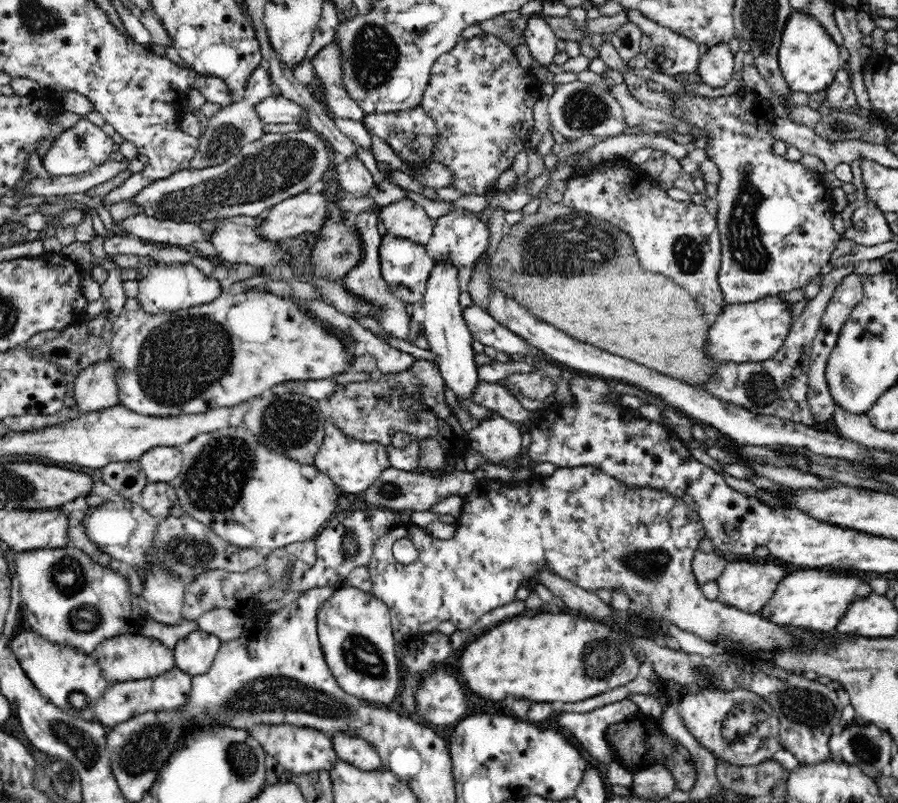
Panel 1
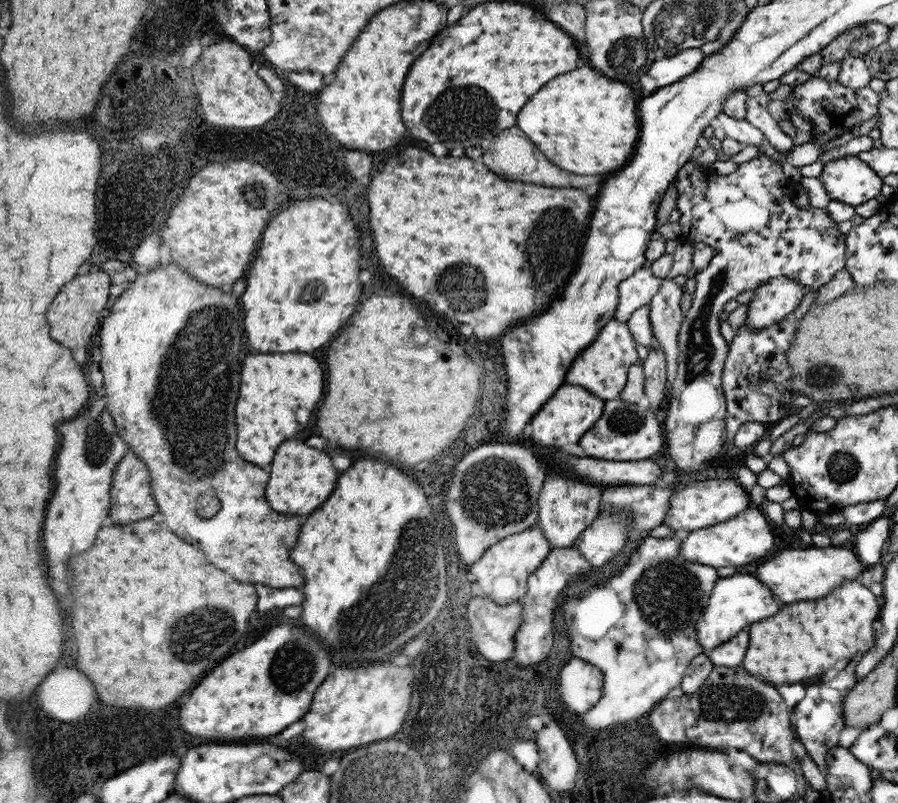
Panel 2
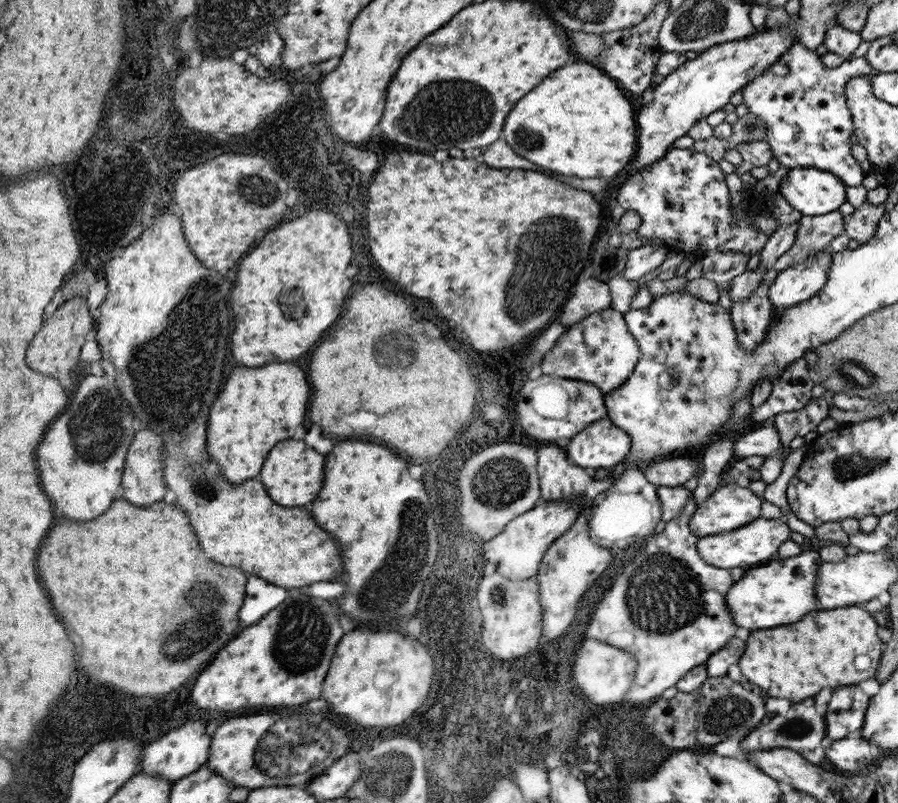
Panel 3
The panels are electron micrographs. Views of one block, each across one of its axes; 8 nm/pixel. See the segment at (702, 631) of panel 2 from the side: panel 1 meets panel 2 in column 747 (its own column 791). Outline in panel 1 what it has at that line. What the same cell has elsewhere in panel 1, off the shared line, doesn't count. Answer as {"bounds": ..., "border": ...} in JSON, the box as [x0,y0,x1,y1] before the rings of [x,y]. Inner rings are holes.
{"bounds":[760,570,872,630],"border":[[[792,570],[788,578],[784,578],[772,600],[762,608],[760,616],[768,622],[774,622],[778,626],[790,626],[790,628],[808,628],[808,630],[834,630],[836,624],[840,624],[840,616],[844,616],[844,610],[854,600],[864,598],[866,592],[872,592],[872,586],[866,580],[860,580],[858,576],[852,576],[842,570]]]}

